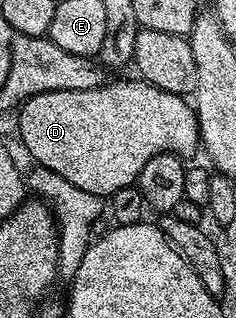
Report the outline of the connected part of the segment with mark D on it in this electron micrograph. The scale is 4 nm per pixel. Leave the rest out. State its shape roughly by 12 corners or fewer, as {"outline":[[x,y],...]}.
{"outline":[[139,78],[19,108],[35,162],[103,197],[201,146],[195,106]]}

